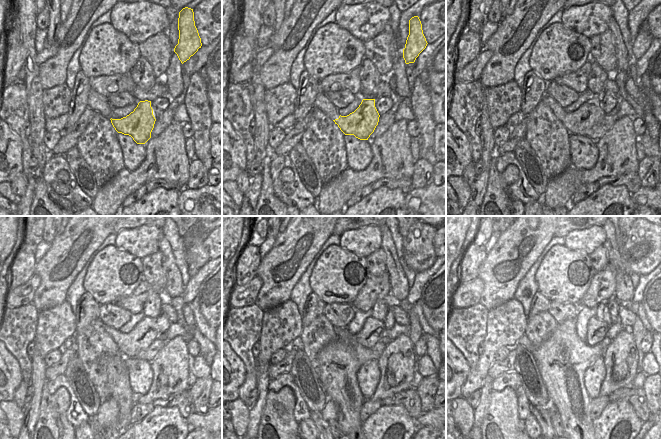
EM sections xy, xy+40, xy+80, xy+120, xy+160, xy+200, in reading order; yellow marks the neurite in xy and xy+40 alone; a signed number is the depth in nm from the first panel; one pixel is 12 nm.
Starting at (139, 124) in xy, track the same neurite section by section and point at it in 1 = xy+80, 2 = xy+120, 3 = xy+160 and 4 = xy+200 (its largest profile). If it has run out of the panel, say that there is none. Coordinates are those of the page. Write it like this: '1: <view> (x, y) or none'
1: xy+80 (589, 114)
2: xy+120 (145, 332)
3: xy+160 (373, 329)
4: xy+200 (597, 329)

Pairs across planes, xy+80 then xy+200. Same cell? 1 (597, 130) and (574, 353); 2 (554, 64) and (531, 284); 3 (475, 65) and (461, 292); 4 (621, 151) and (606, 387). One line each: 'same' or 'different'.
1: same
2: different
3: same
4: same

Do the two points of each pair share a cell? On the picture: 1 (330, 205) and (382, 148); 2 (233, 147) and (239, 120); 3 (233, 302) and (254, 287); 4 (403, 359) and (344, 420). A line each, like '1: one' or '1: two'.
1: one
2: two
3: one
4: two

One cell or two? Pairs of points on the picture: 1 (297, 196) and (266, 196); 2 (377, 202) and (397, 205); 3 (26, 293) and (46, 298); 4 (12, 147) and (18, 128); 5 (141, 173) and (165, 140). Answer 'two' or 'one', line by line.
1: two
2: one
3: two
4: two
5: one

